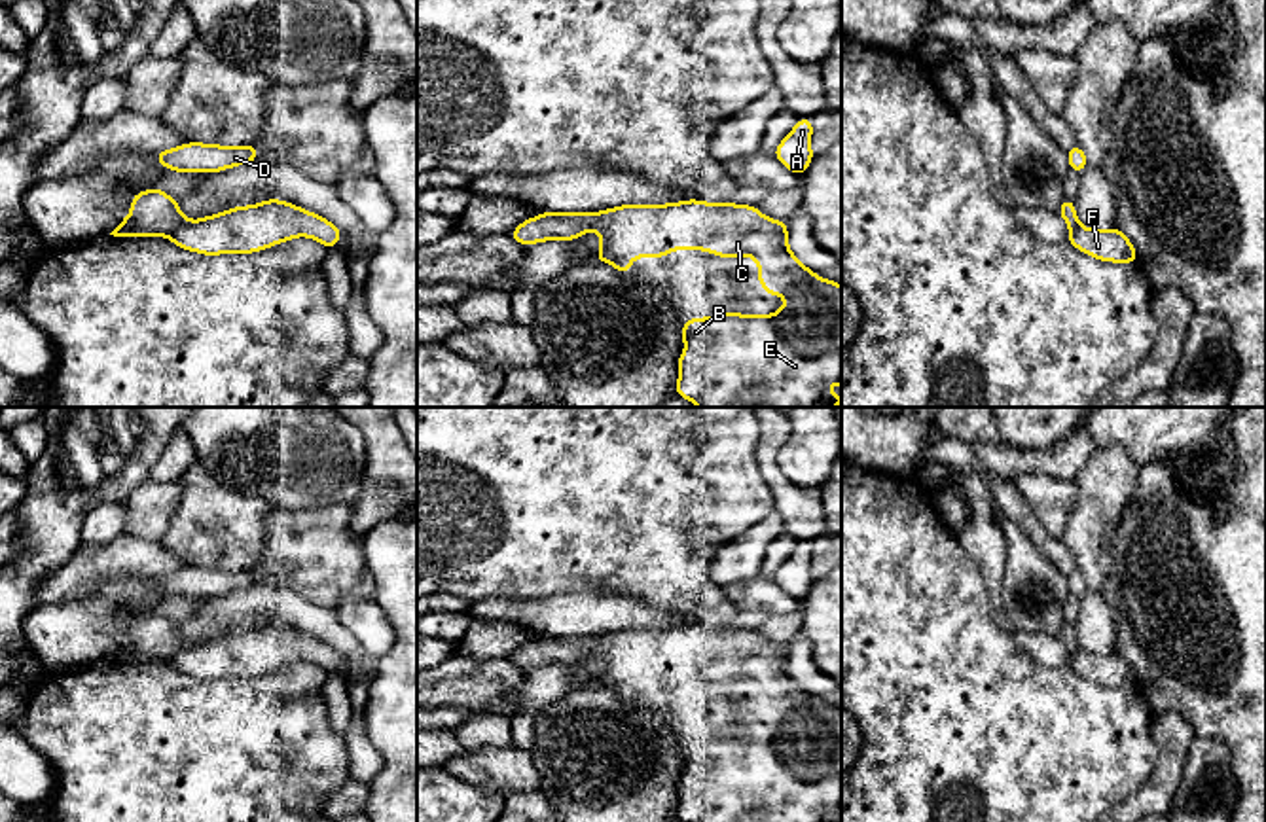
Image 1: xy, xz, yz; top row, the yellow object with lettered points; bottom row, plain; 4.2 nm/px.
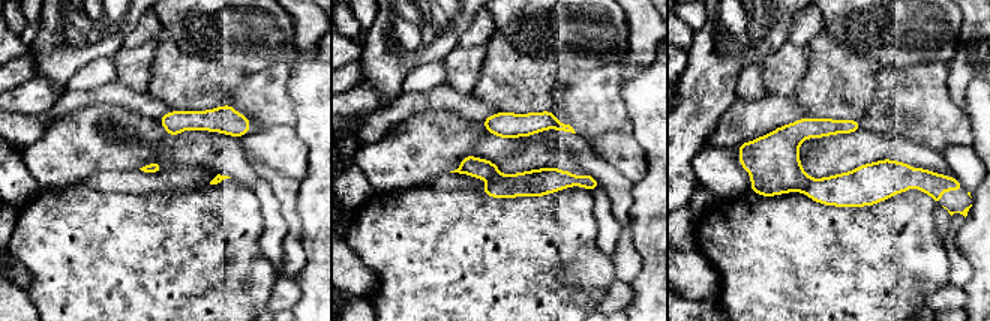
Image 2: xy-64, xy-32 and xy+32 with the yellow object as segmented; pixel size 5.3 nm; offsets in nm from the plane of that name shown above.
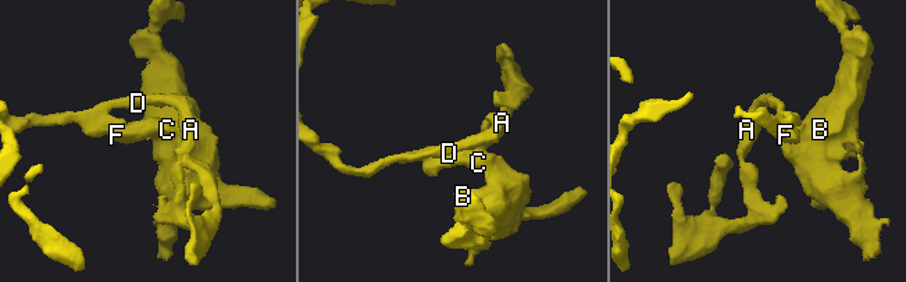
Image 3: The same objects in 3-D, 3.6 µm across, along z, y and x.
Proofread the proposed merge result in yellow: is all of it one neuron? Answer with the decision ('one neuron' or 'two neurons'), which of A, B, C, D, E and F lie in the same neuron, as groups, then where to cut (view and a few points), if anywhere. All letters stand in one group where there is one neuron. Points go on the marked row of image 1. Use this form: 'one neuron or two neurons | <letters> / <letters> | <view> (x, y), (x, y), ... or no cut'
two neurons | A D / B C E F | xy (188, 220), (169, 237)

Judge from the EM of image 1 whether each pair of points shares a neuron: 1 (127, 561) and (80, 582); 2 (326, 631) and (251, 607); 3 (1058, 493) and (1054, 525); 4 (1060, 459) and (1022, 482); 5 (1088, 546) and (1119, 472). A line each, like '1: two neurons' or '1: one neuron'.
1: one neuron
2: one neuron
3: one neuron
4: two neurons
5: one neuron

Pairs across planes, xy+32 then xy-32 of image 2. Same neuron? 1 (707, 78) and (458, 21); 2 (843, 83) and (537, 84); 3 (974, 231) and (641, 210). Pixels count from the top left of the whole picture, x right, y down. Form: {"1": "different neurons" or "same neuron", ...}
{"1": "same neuron", "2": "same neuron", "3": "same neuron"}

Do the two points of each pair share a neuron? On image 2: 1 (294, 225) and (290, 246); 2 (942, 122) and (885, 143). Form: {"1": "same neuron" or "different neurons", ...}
{"1": "same neuron", "2": "different neurons"}

